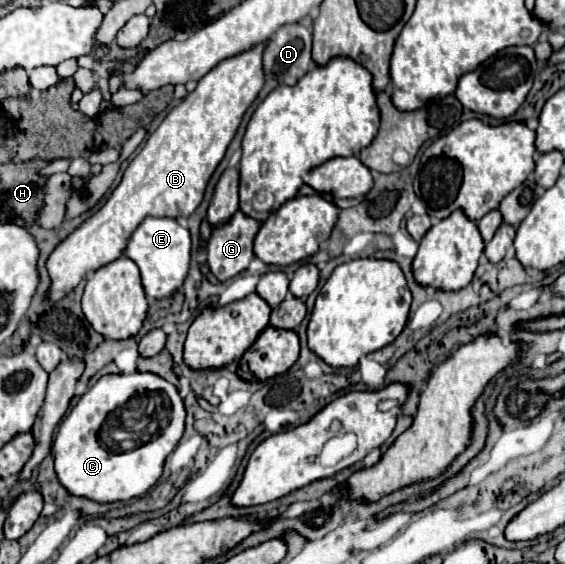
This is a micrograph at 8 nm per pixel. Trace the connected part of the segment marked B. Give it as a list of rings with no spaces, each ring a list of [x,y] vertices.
[[[265,43],[255,45],[243,55],[221,61],[213,71],[199,79],[197,89],[163,119],[155,133],[151,133],[103,207],[69,233],[47,257],[45,267],[51,279],[47,297],[51,301],[61,301],[87,275],[123,257],[131,233],[145,217],[189,217],[199,207],[205,187],[225,157],[243,113],[263,87],[263,51]]]

